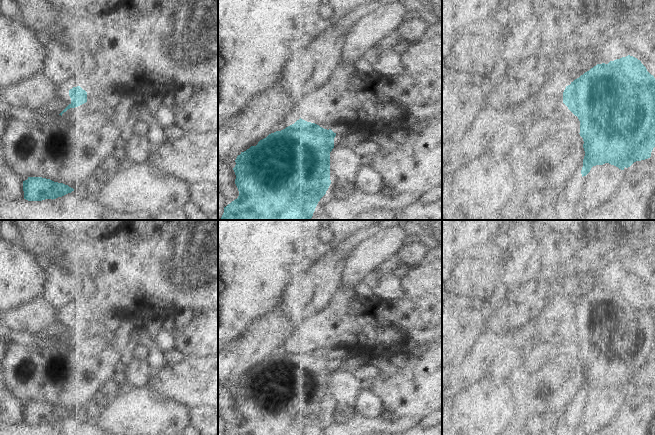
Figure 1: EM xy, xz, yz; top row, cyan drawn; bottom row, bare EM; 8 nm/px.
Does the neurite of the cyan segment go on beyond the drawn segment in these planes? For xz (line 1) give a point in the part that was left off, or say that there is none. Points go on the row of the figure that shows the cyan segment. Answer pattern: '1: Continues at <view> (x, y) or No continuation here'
1: No continuation here

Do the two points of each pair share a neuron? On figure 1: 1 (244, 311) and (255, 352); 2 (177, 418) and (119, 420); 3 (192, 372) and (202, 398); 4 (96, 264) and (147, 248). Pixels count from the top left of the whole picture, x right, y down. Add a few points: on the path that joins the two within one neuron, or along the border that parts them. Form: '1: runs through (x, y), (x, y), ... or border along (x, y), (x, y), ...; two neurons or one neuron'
1: border along (267, 313), (257, 317), (231, 343); two neurons
2: runs through (163, 418), (133, 418); one neuron
3: runs through (193, 378), (202, 387), (202, 392); one neuron
4: runs through (109, 259), (122, 259), (134, 255); one neuron

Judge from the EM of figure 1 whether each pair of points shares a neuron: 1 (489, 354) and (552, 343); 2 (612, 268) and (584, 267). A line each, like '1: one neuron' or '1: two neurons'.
1: two neurons
2: one neuron

